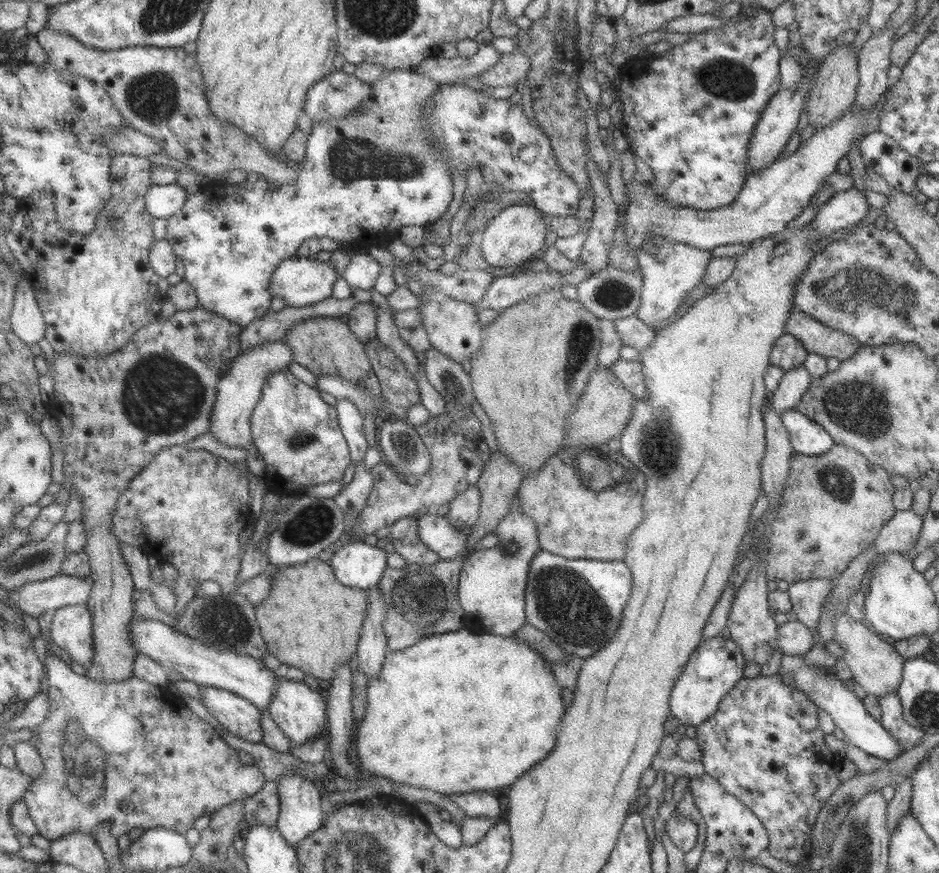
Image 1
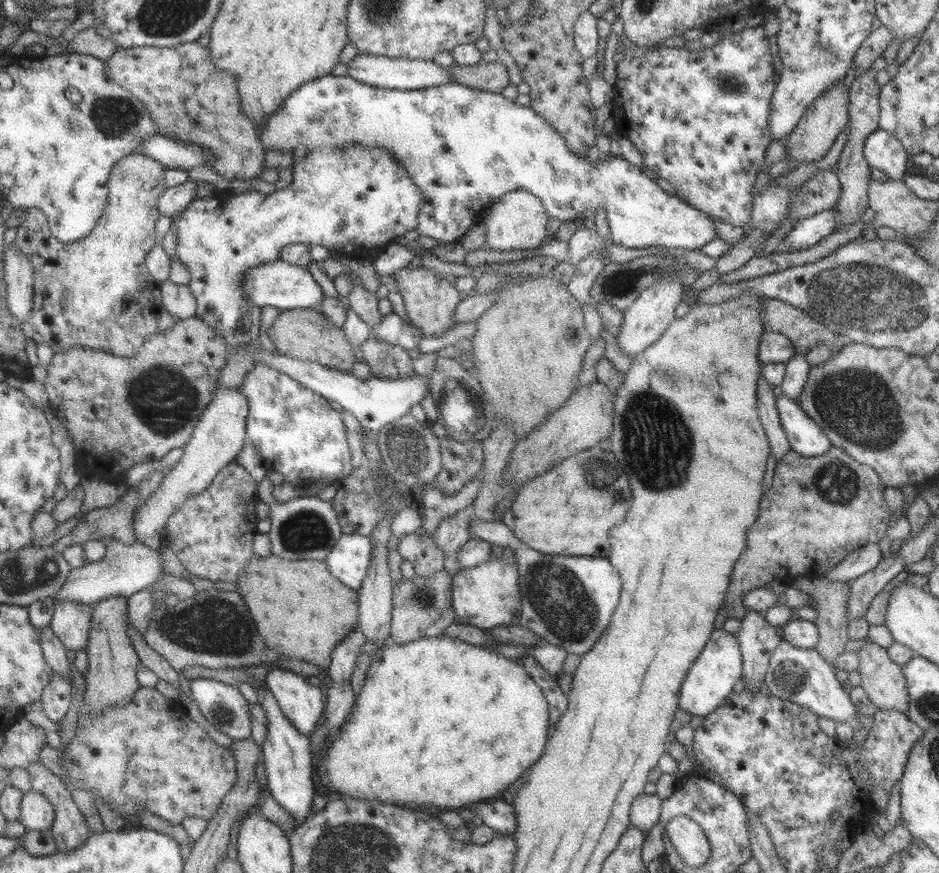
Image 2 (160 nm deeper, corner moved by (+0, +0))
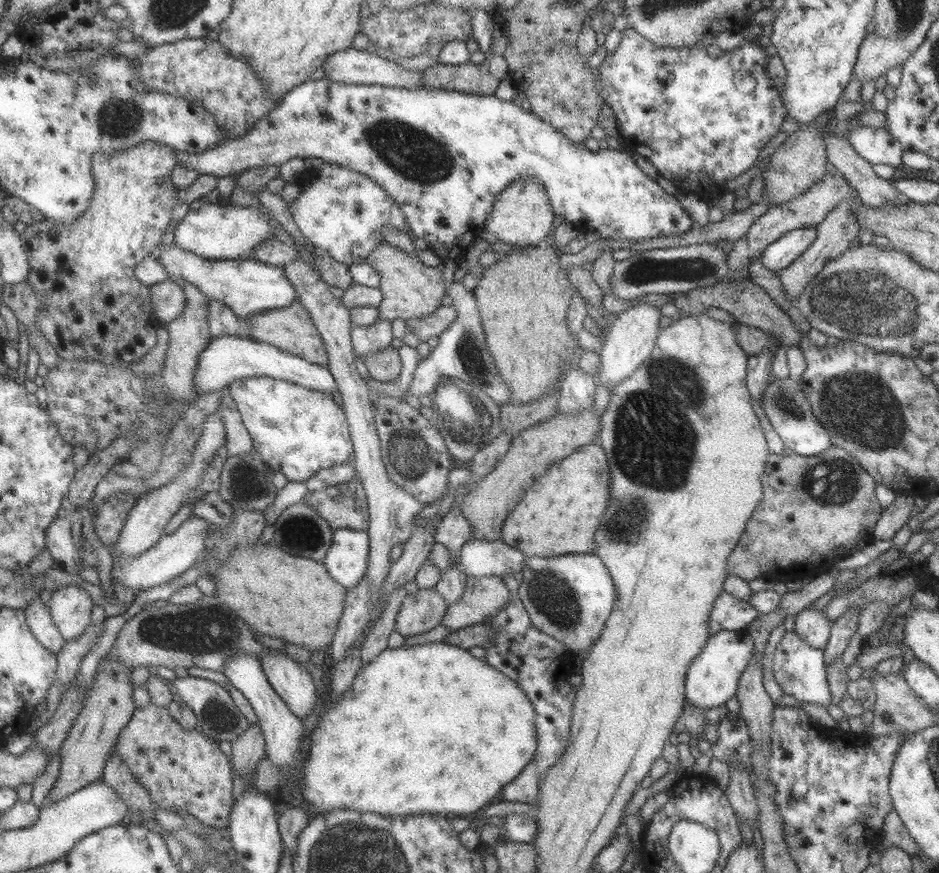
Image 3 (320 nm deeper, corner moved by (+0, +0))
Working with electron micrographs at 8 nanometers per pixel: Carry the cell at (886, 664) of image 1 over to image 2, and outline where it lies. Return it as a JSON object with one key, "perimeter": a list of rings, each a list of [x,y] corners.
{"perimeter":[[[865,641],[865,645],[857,652],[860,660],[856,668],[860,676],[858,687],[866,693],[868,700],[878,710],[898,710],[906,715],[909,702],[902,667],[891,662],[887,650],[880,648],[877,644]]]}

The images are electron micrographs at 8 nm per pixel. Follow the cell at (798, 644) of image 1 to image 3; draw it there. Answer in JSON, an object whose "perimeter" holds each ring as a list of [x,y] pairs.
{"perimeter":[[[803,609],[795,614],[794,633],[820,651],[827,645],[832,622],[821,609]]]}

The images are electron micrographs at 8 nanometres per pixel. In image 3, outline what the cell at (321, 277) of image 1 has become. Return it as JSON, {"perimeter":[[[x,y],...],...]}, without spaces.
{"perimeter":[[[176,242],[170,245],[159,246],[158,258],[164,262],[169,279],[178,282],[190,282],[201,289],[209,298],[219,300],[226,307],[231,308],[235,314],[245,319],[252,314],[263,313],[269,310],[287,308],[297,302],[298,294],[295,287],[286,277],[283,266],[275,266],[255,260],[218,260],[204,259],[198,254],[185,250]]]}

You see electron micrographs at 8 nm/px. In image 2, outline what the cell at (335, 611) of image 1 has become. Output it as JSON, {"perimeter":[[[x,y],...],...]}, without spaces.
{"perimeter":[[[273,553],[267,558],[255,555],[239,578],[239,594],[245,598],[247,606],[255,616],[261,636],[267,640],[271,649],[277,648],[287,658],[296,657],[314,664],[317,671],[329,669],[332,654],[339,644],[360,624],[359,593],[350,586],[338,580],[332,573],[326,561],[287,560]]]}

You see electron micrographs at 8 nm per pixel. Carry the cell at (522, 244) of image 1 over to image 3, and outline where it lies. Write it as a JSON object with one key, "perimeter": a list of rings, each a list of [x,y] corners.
{"perimeter":[[[519,178],[517,181],[510,182],[495,197],[491,212],[486,216],[483,228],[501,242],[526,247],[527,245],[542,244],[550,238],[553,218],[555,218],[555,214],[541,182],[532,178]]]}

